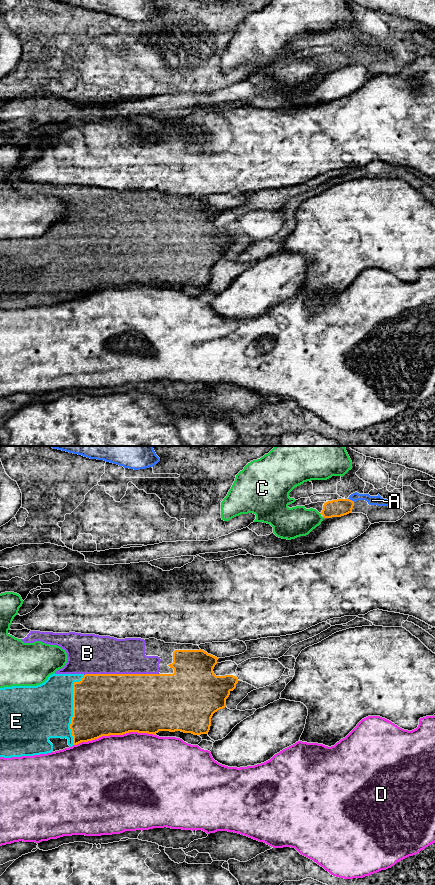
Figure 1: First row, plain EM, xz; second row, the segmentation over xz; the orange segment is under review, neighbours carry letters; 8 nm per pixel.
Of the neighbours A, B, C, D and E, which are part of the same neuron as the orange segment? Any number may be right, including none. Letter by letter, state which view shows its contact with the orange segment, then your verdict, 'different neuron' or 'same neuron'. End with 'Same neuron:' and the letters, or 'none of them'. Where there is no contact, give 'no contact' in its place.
A: xz | different neuron
B: xz | same neuron
C: no contact | different neuron
D: xz | different neuron
E: xz | same neuron
Same neuron: B, E

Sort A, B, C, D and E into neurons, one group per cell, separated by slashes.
A / B E / C / D

